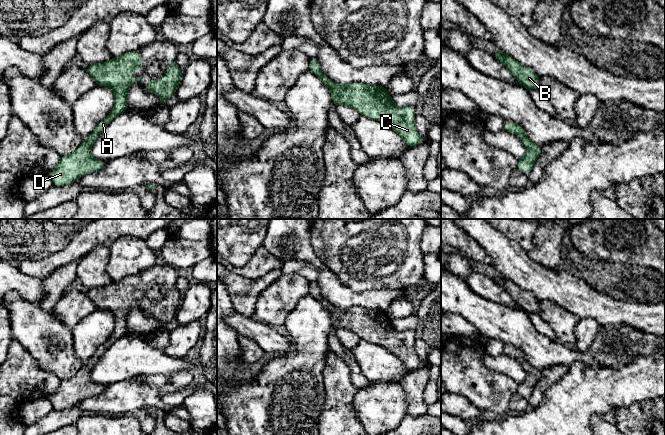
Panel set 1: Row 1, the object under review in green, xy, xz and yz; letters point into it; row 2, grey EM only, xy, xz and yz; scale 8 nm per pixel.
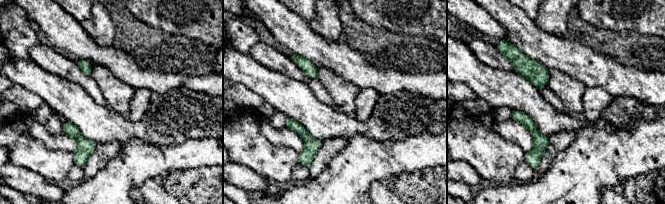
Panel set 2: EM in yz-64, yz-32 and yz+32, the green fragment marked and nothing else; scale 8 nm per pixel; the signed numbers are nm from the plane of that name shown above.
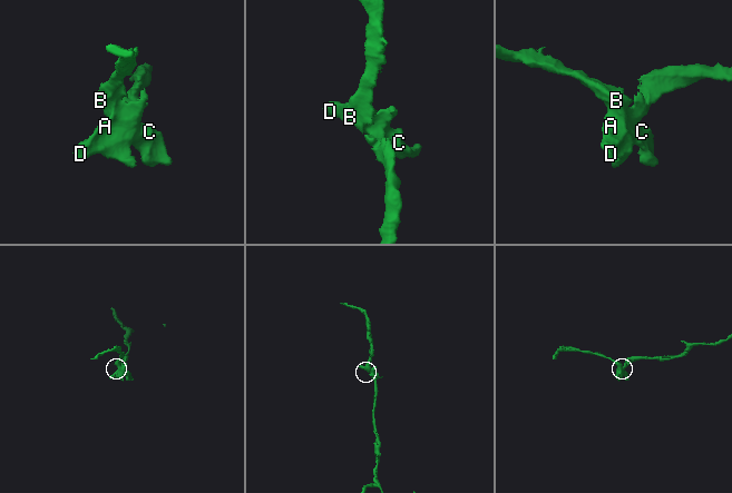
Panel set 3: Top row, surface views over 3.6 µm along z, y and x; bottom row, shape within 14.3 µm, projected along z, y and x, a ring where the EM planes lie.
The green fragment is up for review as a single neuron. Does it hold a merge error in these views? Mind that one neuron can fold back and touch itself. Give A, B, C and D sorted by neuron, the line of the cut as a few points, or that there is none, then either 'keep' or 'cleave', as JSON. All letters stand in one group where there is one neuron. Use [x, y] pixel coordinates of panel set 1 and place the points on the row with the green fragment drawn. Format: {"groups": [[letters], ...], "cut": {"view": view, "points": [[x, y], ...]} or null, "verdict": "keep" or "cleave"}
{"groups": [["A", "B", "C", "D"]], "cut": null, "verdict": "keep"}

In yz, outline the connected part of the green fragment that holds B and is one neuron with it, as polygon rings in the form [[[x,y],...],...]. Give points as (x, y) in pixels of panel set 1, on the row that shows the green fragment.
[[[495,50],[493,56],[500,61],[517,81],[527,90],[539,90],[539,75],[536,74],[531,68],[522,65],[518,61],[512,59],[505,53]]]

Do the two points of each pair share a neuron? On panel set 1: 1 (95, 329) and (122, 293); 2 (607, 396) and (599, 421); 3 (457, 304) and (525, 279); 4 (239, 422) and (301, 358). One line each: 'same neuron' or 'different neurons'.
1: different neurons
2: different neurons
3: different neurons
4: same neuron

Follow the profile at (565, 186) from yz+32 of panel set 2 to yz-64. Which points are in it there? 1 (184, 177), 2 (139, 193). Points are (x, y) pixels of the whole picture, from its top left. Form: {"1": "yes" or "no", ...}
{"1": "no", "2": "no"}

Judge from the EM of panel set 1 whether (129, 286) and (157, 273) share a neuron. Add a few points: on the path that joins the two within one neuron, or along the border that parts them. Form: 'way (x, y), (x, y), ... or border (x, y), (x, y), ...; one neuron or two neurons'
way (136, 284), (150, 278); one neuron

